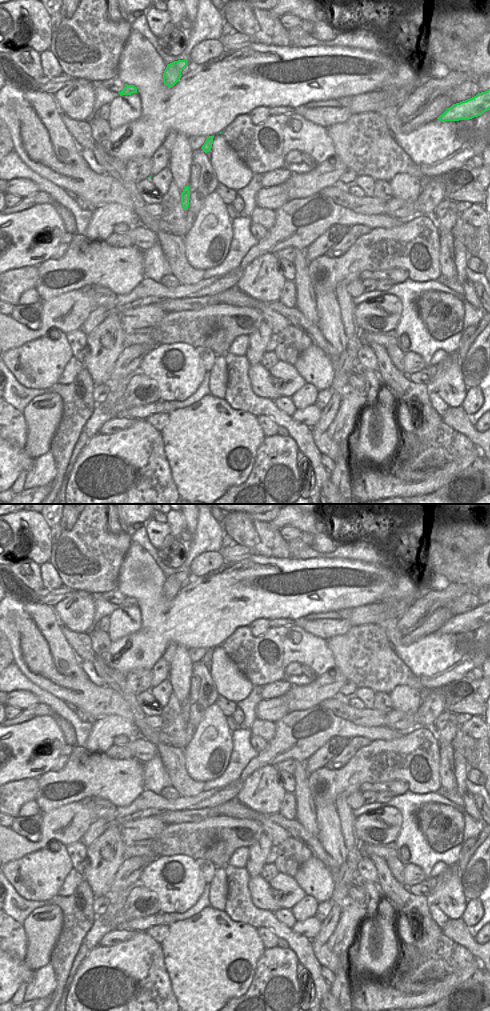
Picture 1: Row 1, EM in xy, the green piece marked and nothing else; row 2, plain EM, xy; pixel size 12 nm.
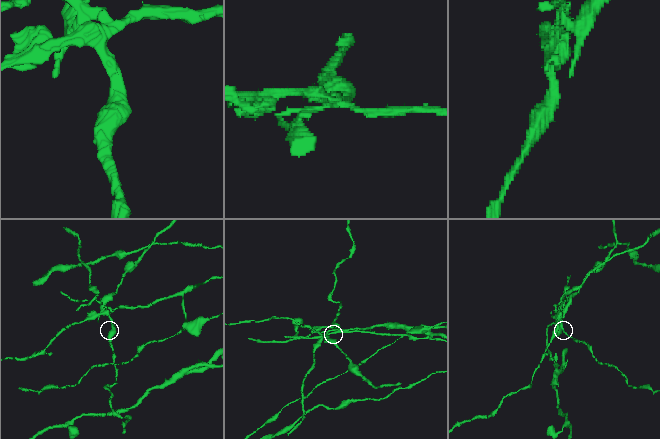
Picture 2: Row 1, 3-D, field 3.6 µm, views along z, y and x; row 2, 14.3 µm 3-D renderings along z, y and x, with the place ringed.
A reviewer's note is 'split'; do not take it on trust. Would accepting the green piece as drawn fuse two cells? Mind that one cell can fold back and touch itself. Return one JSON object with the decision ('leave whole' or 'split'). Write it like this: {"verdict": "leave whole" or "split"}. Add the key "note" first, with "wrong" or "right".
{"note": "right", "verdict": "split"}

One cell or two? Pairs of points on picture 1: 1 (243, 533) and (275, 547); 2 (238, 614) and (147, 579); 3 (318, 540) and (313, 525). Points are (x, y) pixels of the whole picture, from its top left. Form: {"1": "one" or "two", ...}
{"1": "one", "2": "one", "3": "two"}

